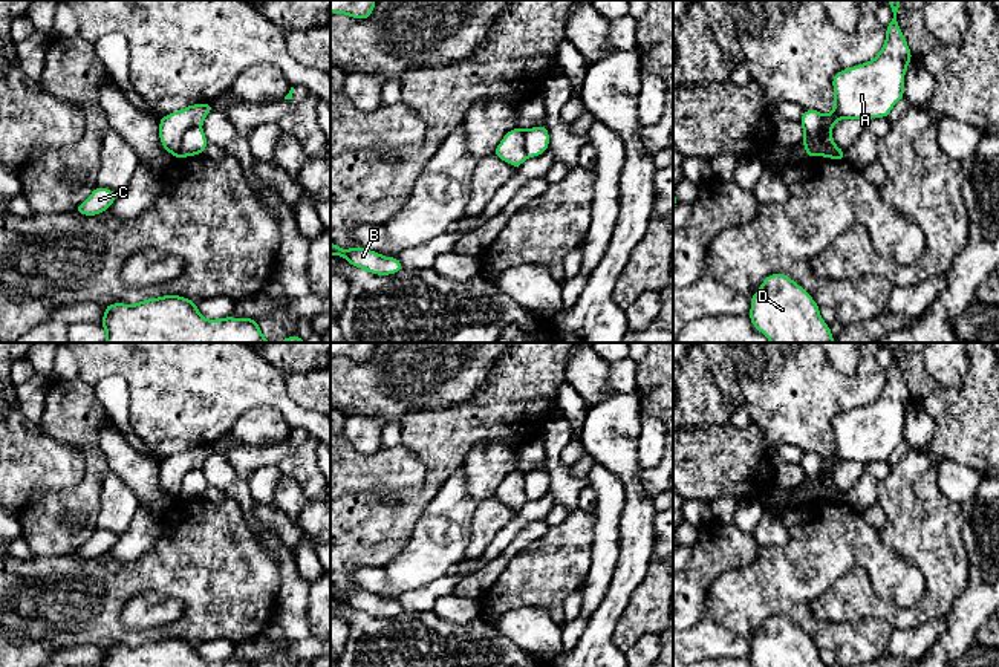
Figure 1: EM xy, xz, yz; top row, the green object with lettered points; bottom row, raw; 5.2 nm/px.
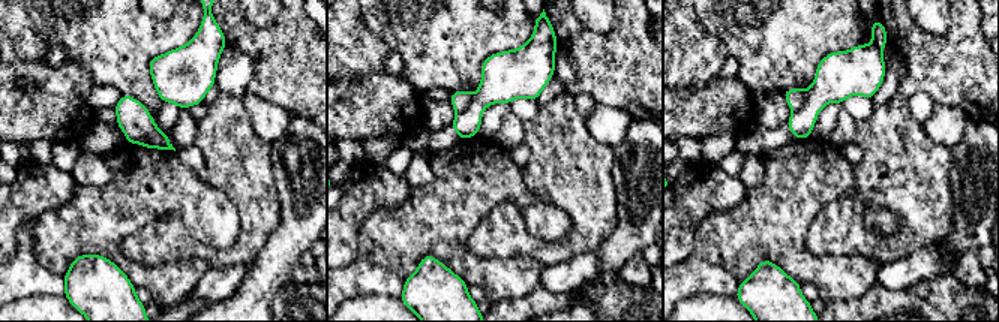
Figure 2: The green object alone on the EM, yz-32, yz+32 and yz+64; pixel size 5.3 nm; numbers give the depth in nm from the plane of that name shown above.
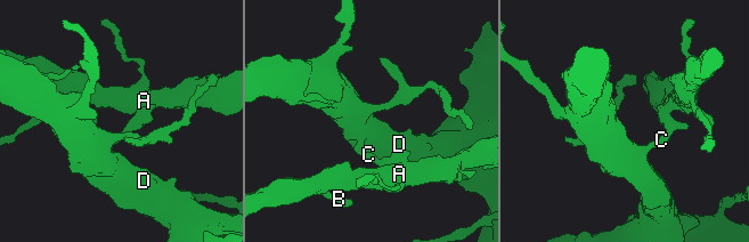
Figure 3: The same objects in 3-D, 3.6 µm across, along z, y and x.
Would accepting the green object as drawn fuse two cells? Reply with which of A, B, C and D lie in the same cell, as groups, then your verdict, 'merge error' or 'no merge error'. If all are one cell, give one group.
A B / C D; merge error

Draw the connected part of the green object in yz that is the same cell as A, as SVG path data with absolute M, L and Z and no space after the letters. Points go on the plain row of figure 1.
M887 343L892 363L886 370L886 384L877 399L867 405L843 412L832 419L834 453L823 457L823 473L840 462L889 460L893 448L904 441L904 418L912 393L898 369L901 343Z

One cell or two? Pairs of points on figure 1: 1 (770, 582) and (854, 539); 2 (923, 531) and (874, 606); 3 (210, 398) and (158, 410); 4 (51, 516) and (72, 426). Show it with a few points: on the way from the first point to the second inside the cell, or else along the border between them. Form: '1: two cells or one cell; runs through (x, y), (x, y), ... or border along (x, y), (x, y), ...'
1: one cell; runs through (791, 577), (833, 539)
2: one cell; runs through (933, 562), (933, 597), (917, 614), (904, 614)
3: one cell; runs through (198, 398), (181, 398), (170, 409)
4: one cell; runs through (75, 499), (92, 481), (91, 450)

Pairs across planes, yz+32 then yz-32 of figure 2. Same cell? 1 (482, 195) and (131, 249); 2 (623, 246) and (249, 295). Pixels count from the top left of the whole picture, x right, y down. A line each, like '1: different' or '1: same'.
1: different
2: same

